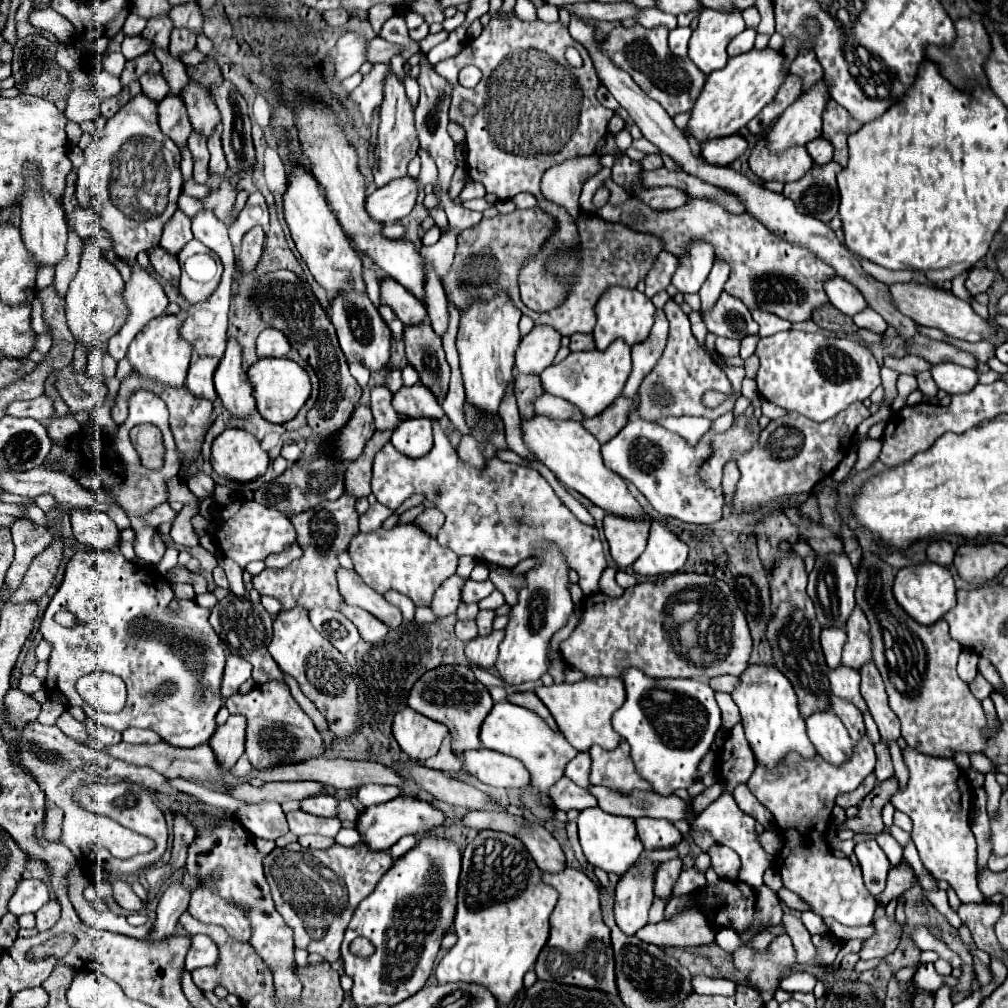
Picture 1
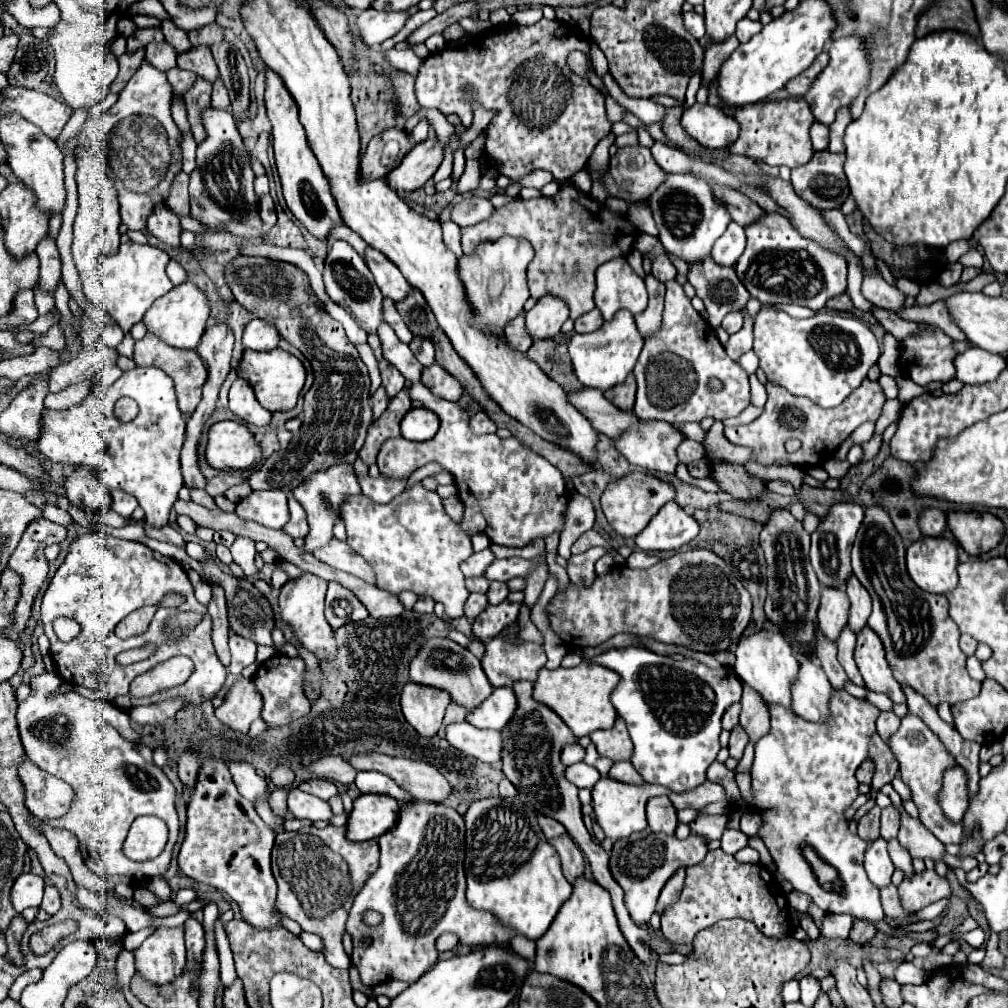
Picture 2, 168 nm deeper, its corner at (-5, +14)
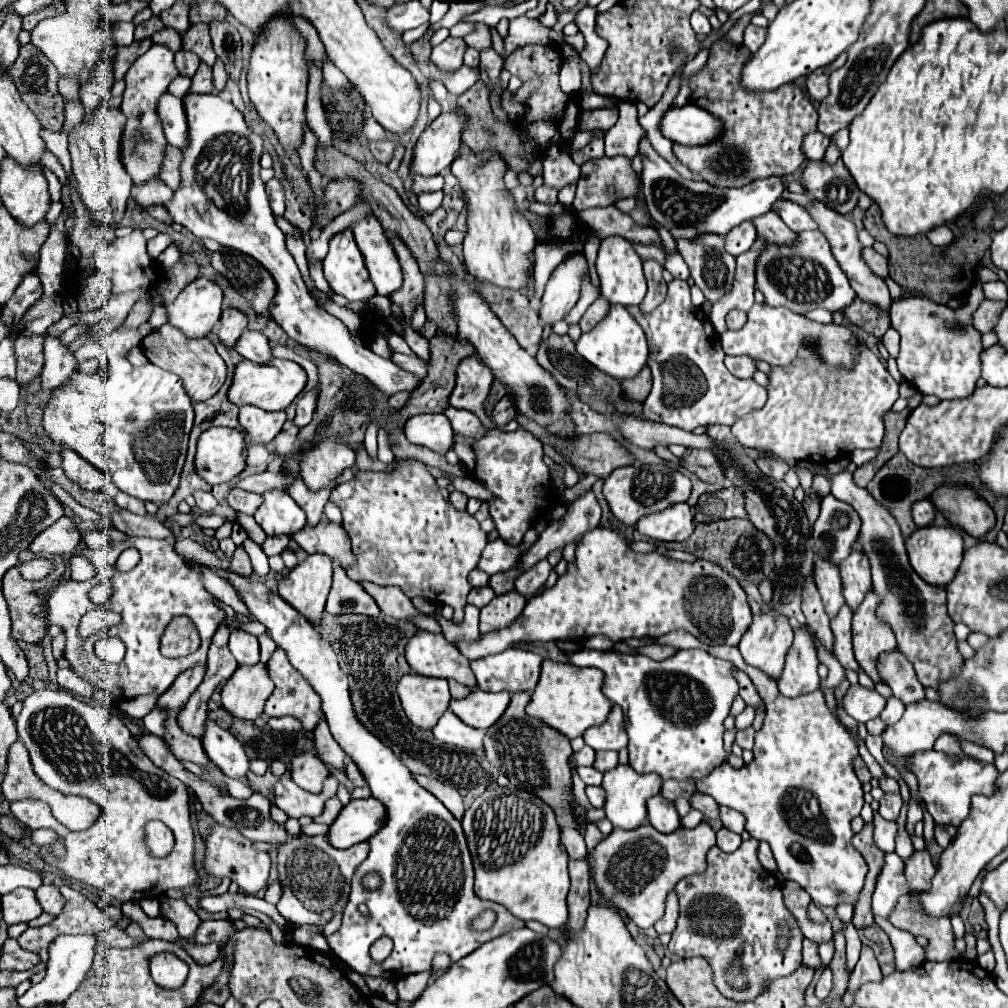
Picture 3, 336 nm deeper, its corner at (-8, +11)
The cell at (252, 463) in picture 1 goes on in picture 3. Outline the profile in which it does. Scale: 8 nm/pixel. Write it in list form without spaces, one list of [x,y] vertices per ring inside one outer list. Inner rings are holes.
[[[208,428],[200,434],[194,468],[208,484],[222,484],[236,478],[246,466],[246,442],[234,428]]]

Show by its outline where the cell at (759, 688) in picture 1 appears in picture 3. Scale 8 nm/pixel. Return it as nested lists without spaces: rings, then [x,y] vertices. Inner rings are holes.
[[[770,608],[768,612],[752,616],[752,624],[742,636],[738,648],[750,666],[756,666],[770,678],[778,680],[790,644],[792,628],[788,618]]]

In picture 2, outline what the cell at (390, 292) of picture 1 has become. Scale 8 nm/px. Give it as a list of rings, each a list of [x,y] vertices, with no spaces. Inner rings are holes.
[[[369,247],[365,253],[365,263],[371,269],[383,297],[389,297],[397,303],[409,295],[411,285],[405,281],[405,277],[399,273],[399,269],[395,269],[395,265],[391,265],[391,261],[387,261],[387,257],[383,257],[383,253]]]

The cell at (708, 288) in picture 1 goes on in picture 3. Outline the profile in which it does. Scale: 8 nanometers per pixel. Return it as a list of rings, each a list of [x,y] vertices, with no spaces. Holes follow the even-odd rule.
[[[752,220],[738,224],[736,228],[732,228],[726,234],[726,252],[730,252],[732,256],[738,256],[746,250],[750,250],[750,246],[756,240],[756,226]]]

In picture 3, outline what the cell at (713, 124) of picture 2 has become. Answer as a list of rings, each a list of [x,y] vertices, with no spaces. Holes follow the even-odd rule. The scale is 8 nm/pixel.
[[[688,102],[684,106],[672,106],[660,120],[660,132],[672,142],[684,146],[700,146],[716,140],[722,130],[718,118],[710,112]]]

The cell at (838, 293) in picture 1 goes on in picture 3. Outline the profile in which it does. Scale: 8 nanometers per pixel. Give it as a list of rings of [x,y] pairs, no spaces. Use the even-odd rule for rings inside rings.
[[[928,298],[894,300],[890,308],[892,328],[900,334],[900,352],[896,356],[900,374],[922,394],[934,394],[940,400],[968,398],[980,380],[982,334],[972,324],[974,308],[970,304],[952,308]]]

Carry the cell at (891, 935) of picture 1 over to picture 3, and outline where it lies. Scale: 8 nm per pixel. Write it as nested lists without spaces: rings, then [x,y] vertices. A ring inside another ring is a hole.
[[[928,848],[914,850],[914,854],[906,860],[906,878],[908,878],[912,892],[916,892],[916,890],[920,892],[920,890],[930,888],[930,880],[934,876],[934,872],[936,872],[936,868],[930,860]]]

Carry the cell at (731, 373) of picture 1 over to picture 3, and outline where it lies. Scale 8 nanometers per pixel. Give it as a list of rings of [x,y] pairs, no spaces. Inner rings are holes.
[[[758,238],[756,244],[748,252],[744,252],[736,258],[736,274],[734,274],[732,290],[728,294],[724,294],[720,298],[720,302],[716,302],[712,306],[709,315],[709,320],[716,332],[723,330],[721,324],[725,322],[725,317],[732,308],[738,308],[744,312],[748,312],[752,308],[754,284],[756,284],[756,262],[758,262],[758,256],[760,256],[764,244],[766,244],[764,238]]]

